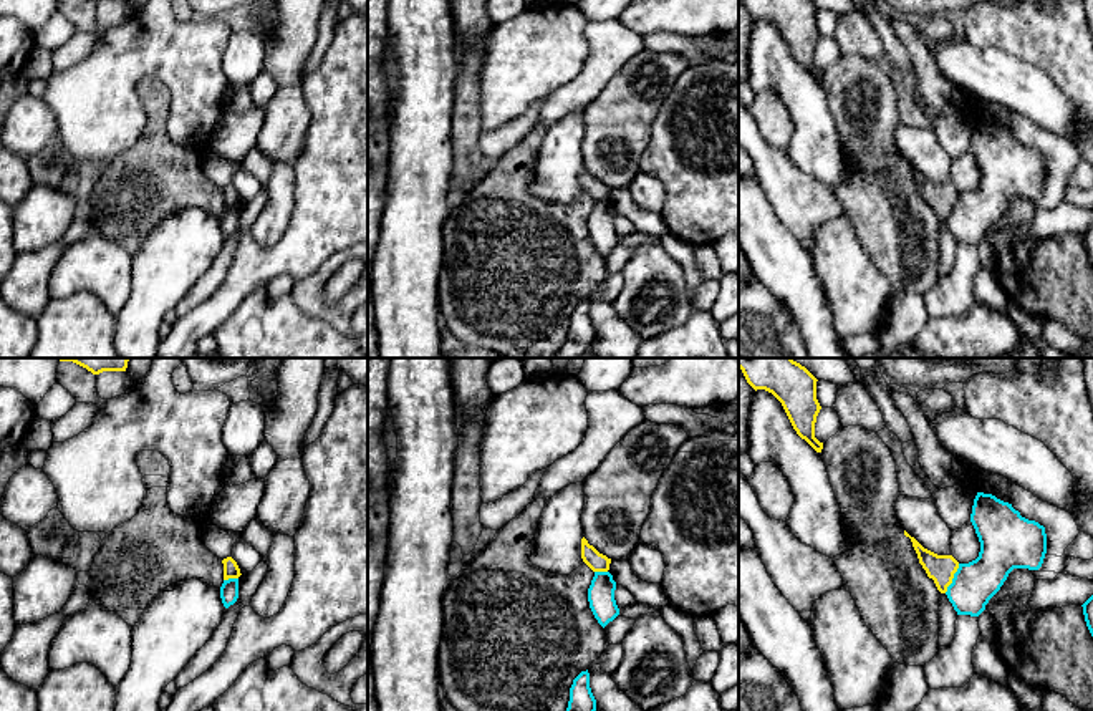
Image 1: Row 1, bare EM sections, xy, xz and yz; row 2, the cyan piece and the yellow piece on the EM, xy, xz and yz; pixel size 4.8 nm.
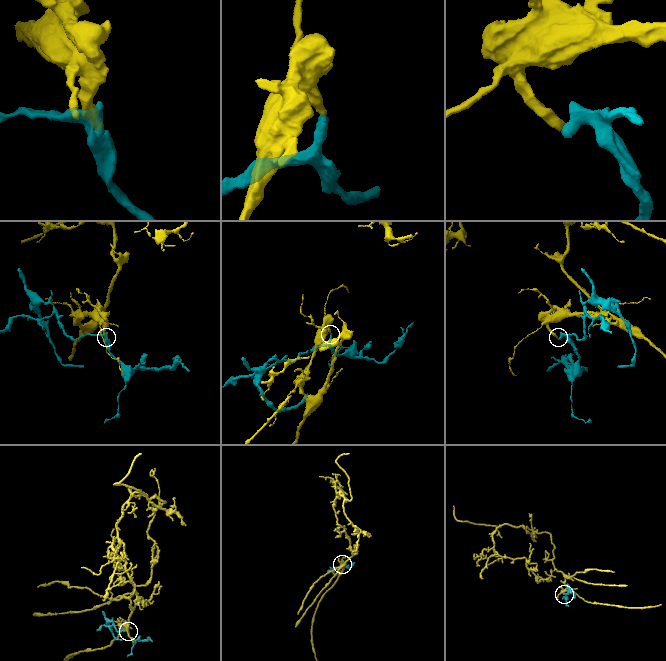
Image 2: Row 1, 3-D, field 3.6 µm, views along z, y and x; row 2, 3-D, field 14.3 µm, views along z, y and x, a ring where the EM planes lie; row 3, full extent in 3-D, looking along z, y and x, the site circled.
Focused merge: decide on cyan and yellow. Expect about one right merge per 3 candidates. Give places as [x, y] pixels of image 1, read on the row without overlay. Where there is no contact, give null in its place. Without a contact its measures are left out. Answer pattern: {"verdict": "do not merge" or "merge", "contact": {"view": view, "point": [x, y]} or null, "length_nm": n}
{"verdict": "do not merge", "contact": {"view": "yz", "point": [953, 207]}, "length_nm": 160}

